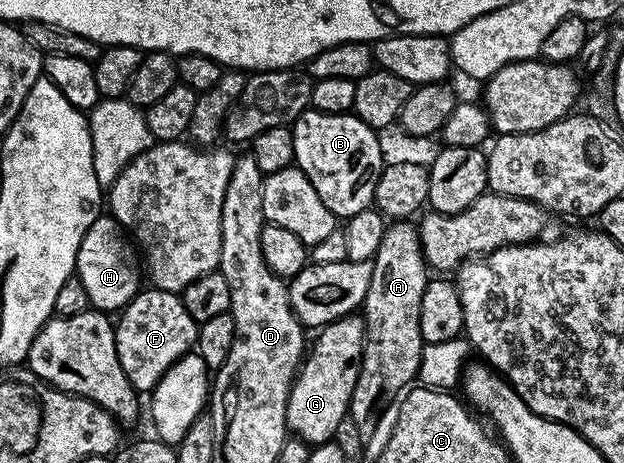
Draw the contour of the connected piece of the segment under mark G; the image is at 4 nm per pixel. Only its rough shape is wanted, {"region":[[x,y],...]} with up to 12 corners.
{"region":[[357,313],[320,328],[285,406],[310,445],[346,422],[365,348]]}

